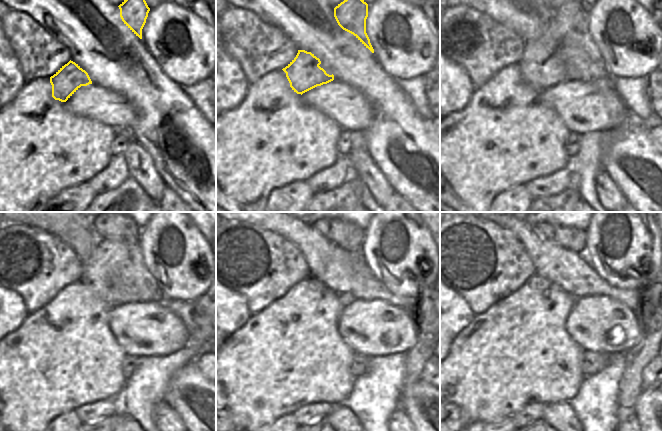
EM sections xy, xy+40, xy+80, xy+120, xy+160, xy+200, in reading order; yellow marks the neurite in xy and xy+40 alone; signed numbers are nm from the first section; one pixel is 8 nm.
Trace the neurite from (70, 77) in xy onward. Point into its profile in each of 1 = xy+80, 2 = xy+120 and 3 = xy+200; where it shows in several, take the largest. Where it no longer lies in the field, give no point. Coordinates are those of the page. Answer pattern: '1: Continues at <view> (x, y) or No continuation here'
1: Continues at xy+80 (533, 72)
2: Continues at xy+120 (148, 290)
3: Continues at xy+200 (574, 290).

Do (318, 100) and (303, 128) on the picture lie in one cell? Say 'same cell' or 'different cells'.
different cells

